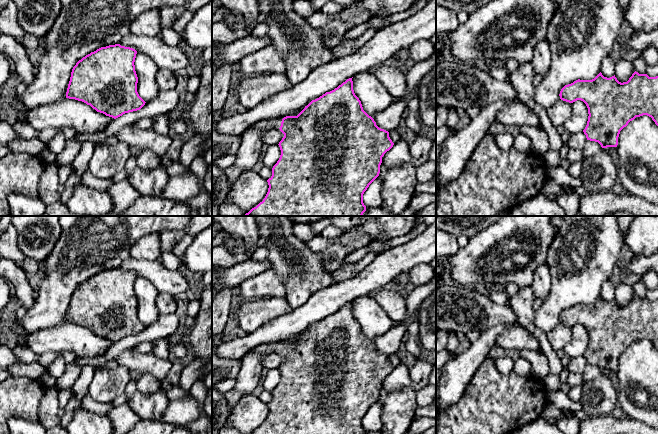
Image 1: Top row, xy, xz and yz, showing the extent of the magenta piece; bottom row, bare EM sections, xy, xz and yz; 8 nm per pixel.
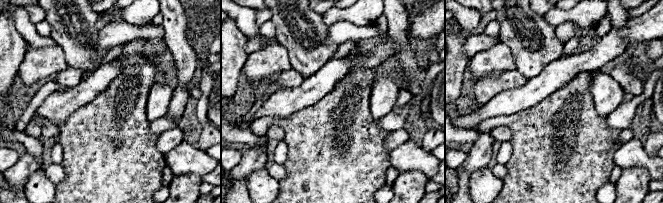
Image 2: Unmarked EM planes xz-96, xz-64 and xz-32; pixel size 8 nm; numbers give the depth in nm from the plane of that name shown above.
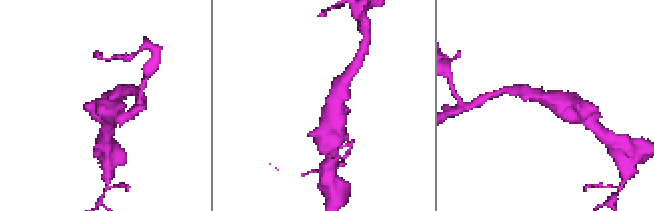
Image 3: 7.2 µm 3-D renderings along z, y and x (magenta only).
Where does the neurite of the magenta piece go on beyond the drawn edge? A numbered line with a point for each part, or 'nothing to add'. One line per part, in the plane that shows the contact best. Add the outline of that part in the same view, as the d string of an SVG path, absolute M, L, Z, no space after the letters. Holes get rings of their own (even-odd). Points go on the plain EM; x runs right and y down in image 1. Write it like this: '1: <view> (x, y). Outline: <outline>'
1: xz (270, 347). Outline: M268 343L268 344L262 344L257 347L254 347L251 349L249 352L271 352L271 353L276 353L280 352L281 350L282 343Z

